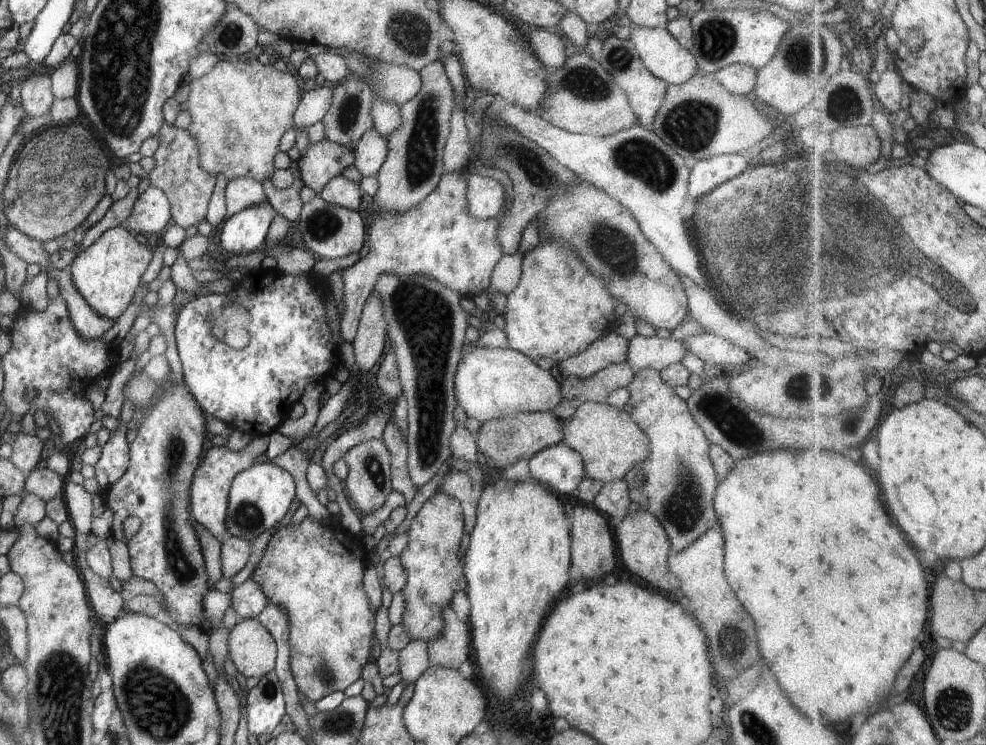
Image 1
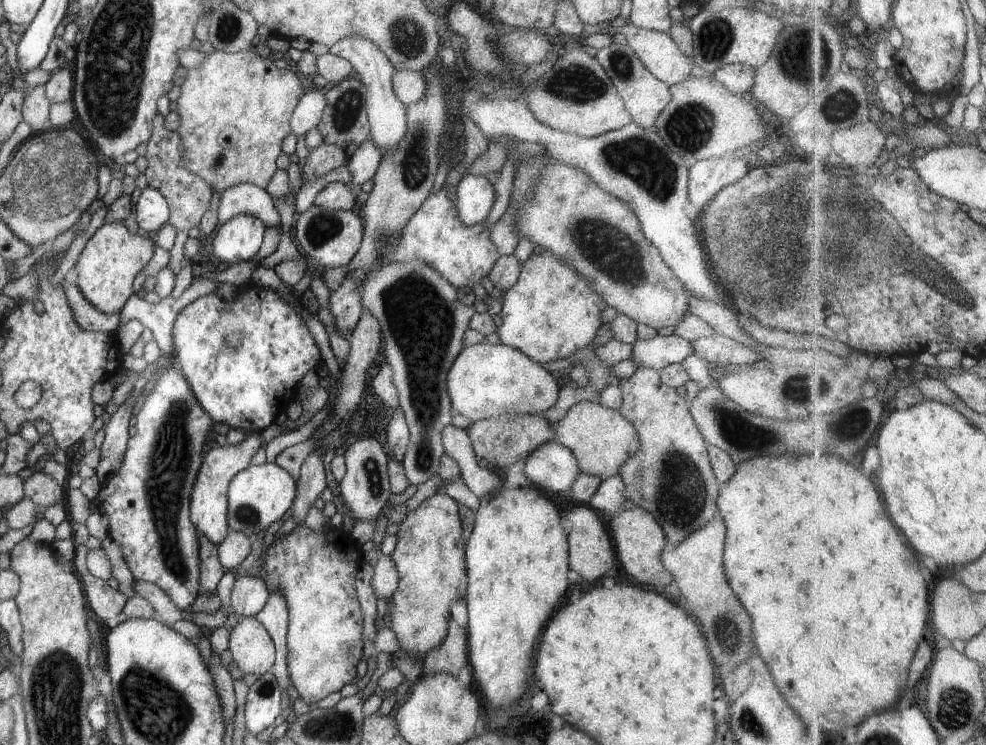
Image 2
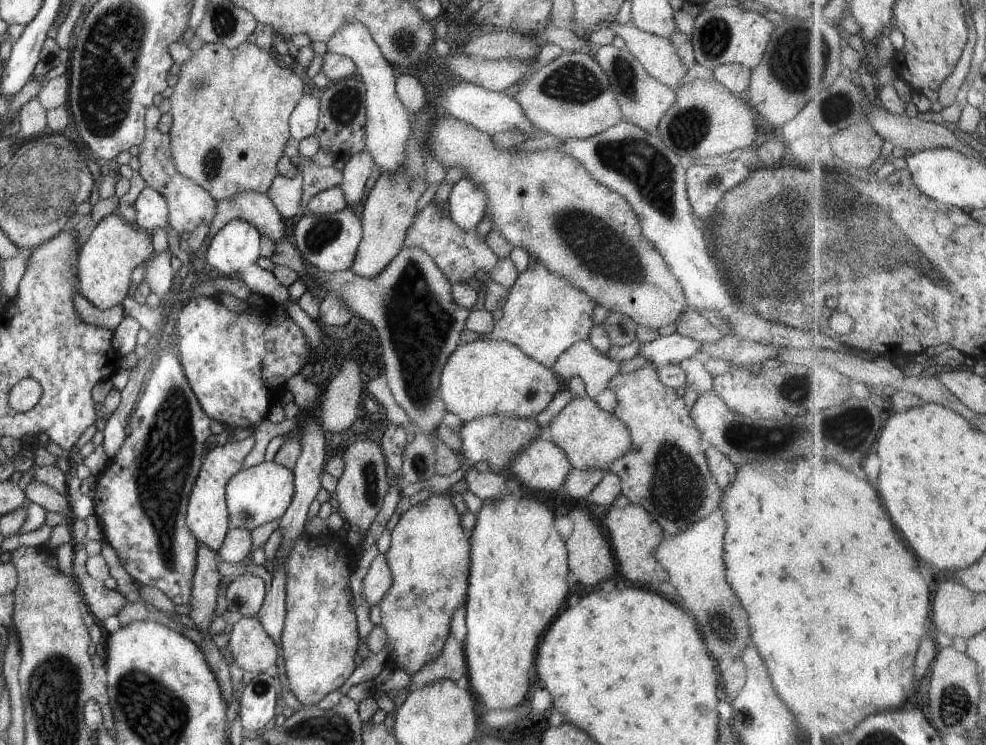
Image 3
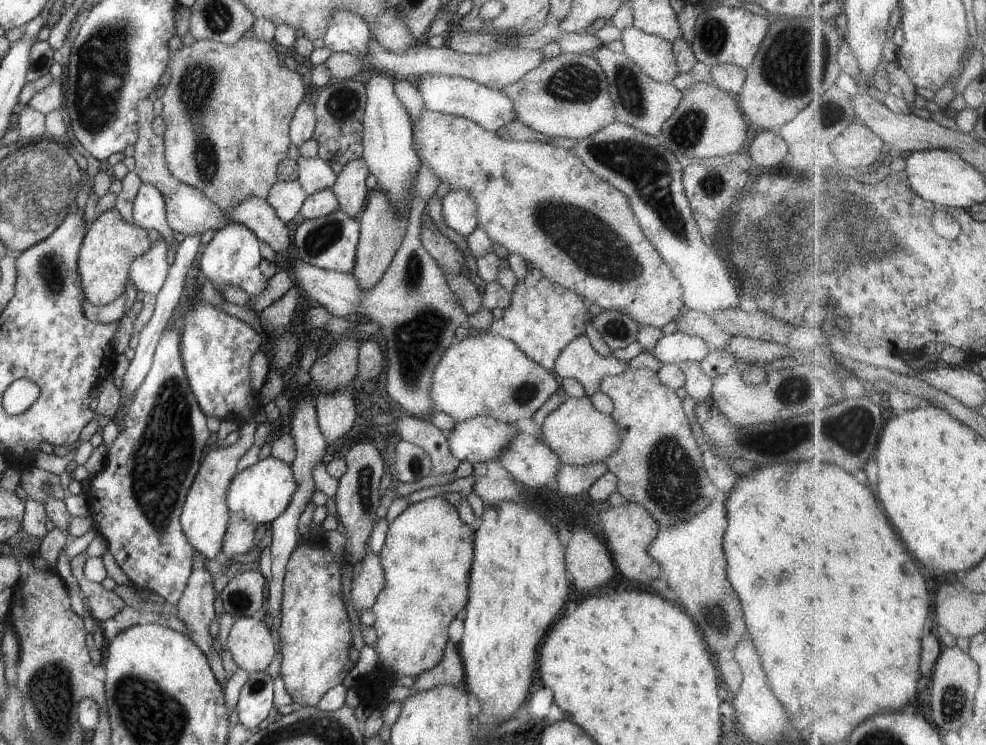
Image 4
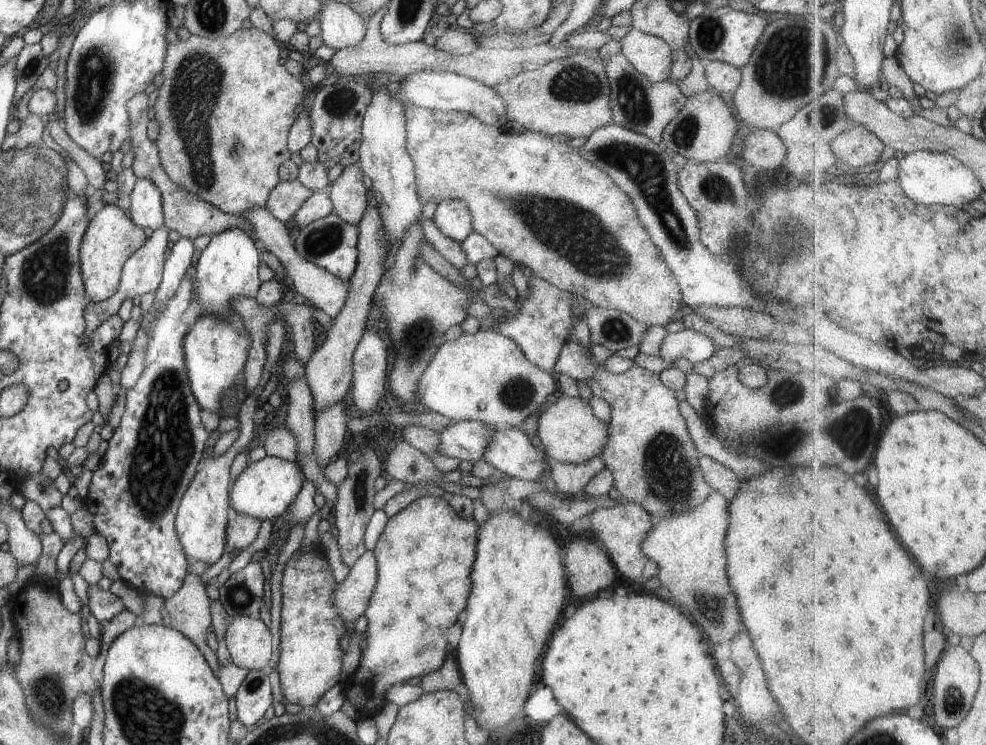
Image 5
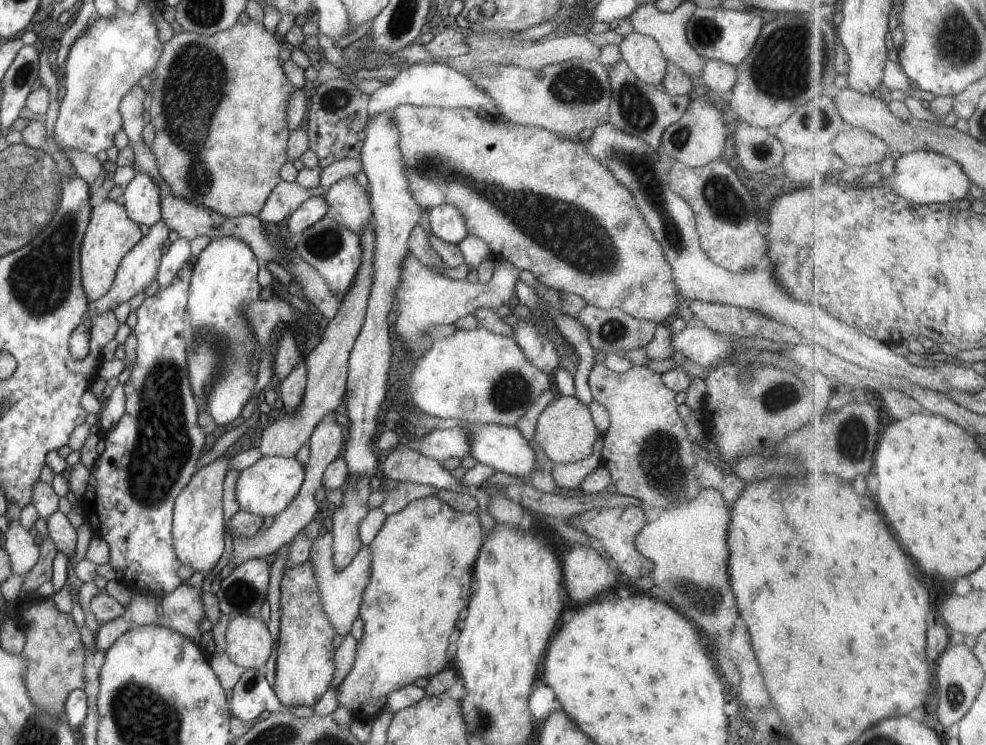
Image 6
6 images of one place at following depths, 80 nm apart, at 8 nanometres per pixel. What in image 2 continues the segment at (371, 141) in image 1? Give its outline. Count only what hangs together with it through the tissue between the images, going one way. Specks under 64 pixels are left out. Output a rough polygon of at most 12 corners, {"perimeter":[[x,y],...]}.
{"perimeter":[[365,139],[349,154],[349,186],[375,174],[382,152]]}

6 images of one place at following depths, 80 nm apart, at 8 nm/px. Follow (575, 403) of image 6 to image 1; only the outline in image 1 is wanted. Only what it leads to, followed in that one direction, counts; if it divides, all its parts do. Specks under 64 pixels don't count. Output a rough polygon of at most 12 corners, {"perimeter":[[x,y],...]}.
{"perimeter":[[584,402],[562,426],[584,476],[621,480],[649,454],[621,409]]}

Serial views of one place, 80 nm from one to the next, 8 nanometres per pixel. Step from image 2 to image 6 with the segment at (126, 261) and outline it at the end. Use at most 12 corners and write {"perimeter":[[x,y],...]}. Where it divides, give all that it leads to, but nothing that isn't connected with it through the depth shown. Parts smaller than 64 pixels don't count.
{"perimeter":[[120,201],[90,209],[80,245],[87,301],[113,282],[141,238]]}

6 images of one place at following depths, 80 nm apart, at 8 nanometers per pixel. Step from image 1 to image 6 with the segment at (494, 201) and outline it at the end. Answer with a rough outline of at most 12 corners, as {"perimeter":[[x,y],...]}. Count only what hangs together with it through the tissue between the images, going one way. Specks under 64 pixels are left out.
{"perimeter":[[449,204],[427,212],[430,232],[457,245],[468,236],[465,222]]}

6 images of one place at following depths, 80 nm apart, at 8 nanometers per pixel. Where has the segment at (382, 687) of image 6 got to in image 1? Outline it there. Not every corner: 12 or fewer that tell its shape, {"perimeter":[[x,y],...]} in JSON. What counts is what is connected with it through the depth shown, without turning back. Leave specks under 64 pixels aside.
{"perimeter":[[437,490],[406,531],[401,624],[427,642],[466,588],[459,501]]}

